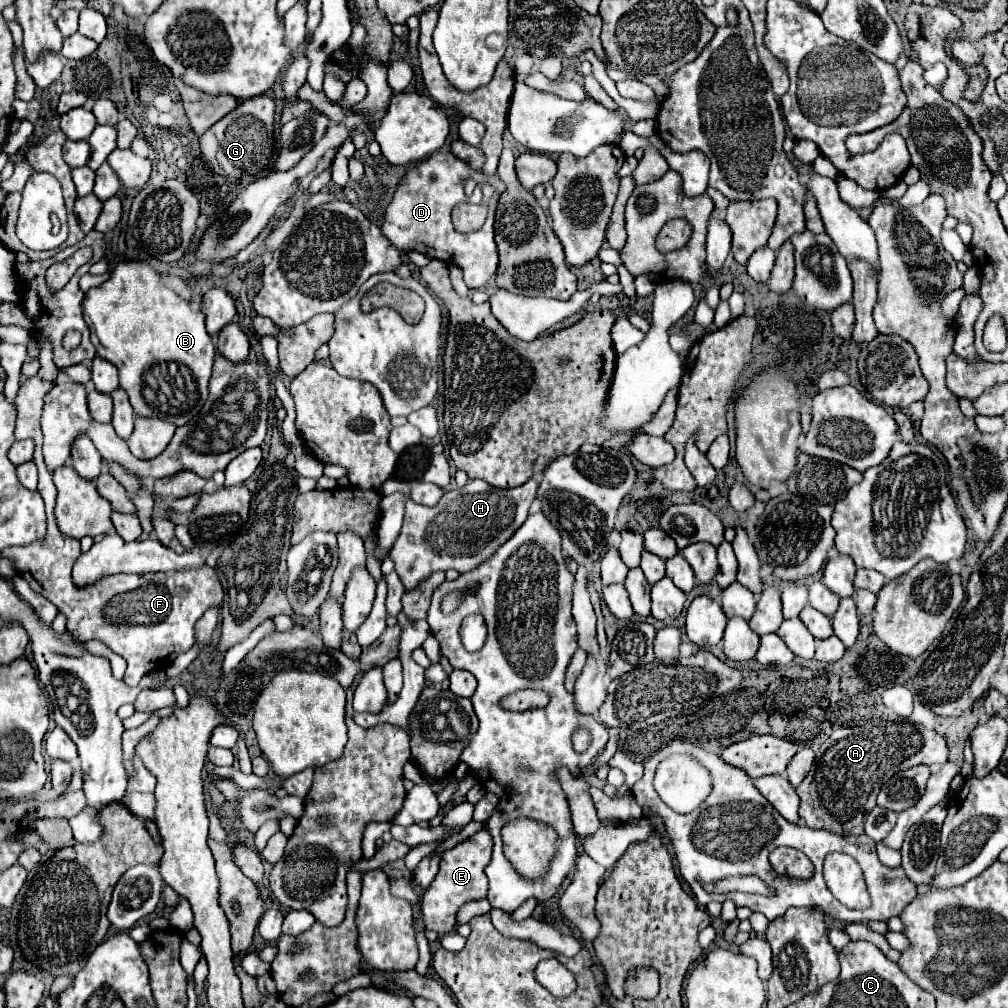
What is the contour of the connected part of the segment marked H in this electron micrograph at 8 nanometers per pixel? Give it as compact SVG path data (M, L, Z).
M535 478L511 490L493 488L485 480L469 480L467 486L445 492L433 508L407 500L403 530L389 554L405 592L415 590L425 578L429 578L433 574L433 562L443 554L455 554L453 562L461 574L475 570L481 562L491 558L525 522L537 486L539 482Z

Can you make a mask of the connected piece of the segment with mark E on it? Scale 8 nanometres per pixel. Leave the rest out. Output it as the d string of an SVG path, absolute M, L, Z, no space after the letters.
M479 830L473 836L461 840L455 848L445 850L441 854L441 866L437 878L431 882L429 890L423 894L421 910L425 914L427 930L435 930L437 934L447 934L455 928L455 914L457 910L471 900L479 900L487 896L487 876L485 866L491 858L493 840L487 830Z

